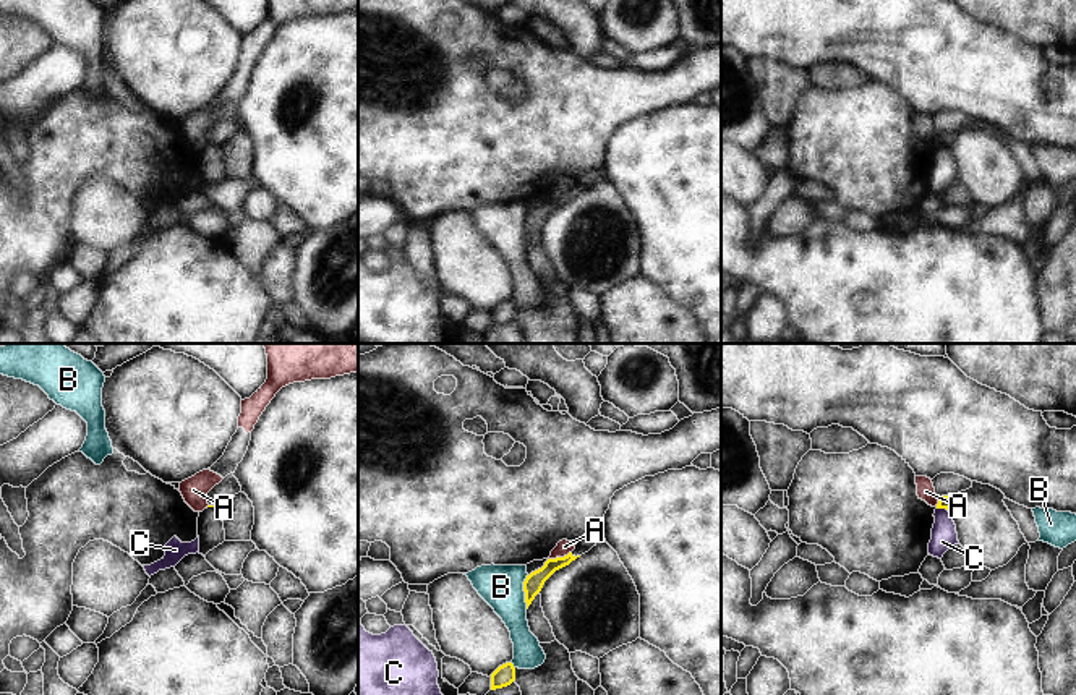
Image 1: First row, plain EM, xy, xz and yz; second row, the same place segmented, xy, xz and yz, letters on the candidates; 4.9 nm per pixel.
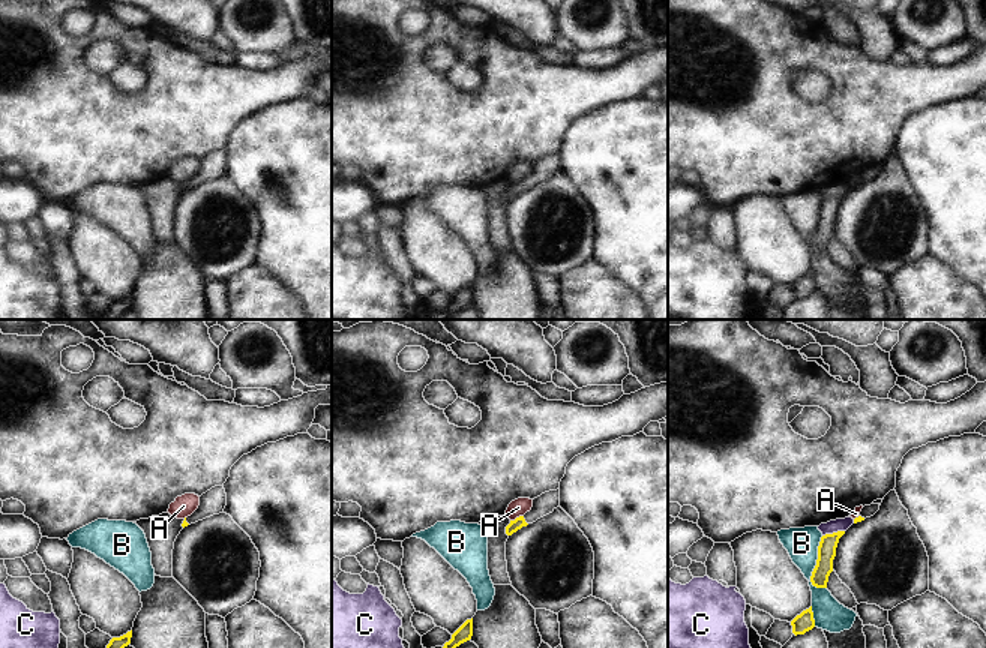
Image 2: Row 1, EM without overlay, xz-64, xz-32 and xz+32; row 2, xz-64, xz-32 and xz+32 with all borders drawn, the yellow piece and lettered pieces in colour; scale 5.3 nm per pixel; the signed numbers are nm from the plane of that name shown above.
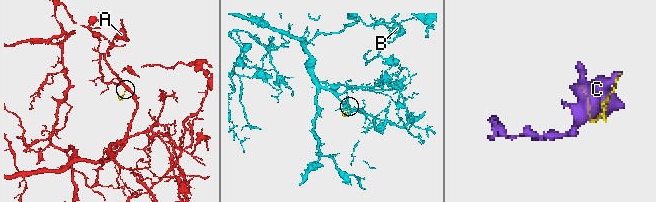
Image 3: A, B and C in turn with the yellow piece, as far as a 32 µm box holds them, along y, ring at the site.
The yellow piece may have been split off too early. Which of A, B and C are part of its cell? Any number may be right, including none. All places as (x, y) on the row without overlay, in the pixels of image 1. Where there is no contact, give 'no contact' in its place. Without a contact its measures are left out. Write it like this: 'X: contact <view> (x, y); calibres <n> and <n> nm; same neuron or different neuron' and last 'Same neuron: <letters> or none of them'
A: contact xz (559, 195); calibres 90 and 70 nm; different neuron
B: contact xz (524, 227); calibres 90 and 220 nm; different neuron
C: contact yz (942, 144); calibres 60 and 130 nm; different neuron
Same neuron: none of them

